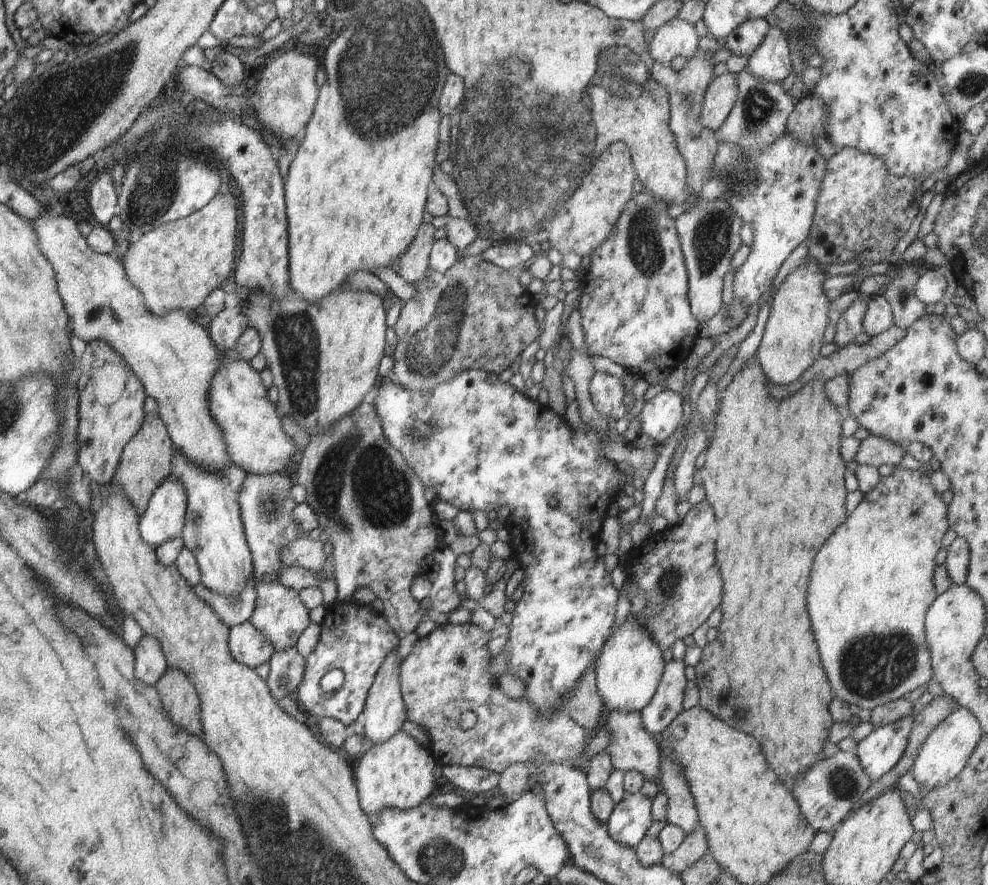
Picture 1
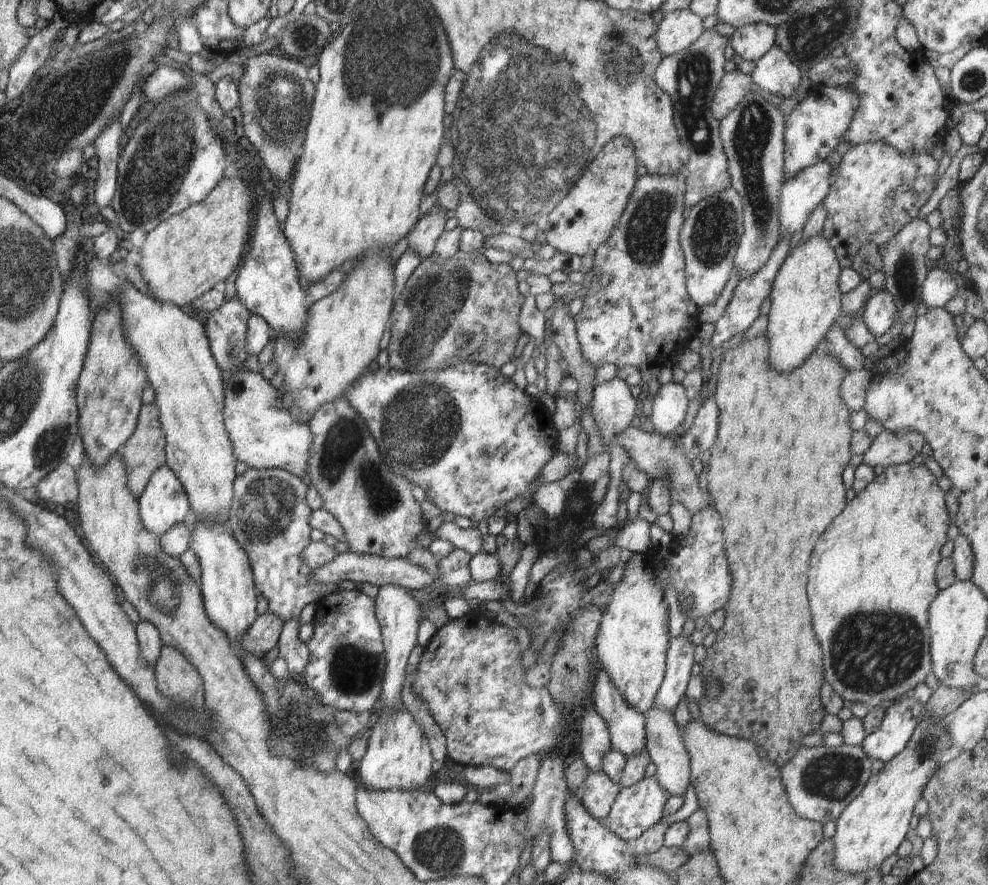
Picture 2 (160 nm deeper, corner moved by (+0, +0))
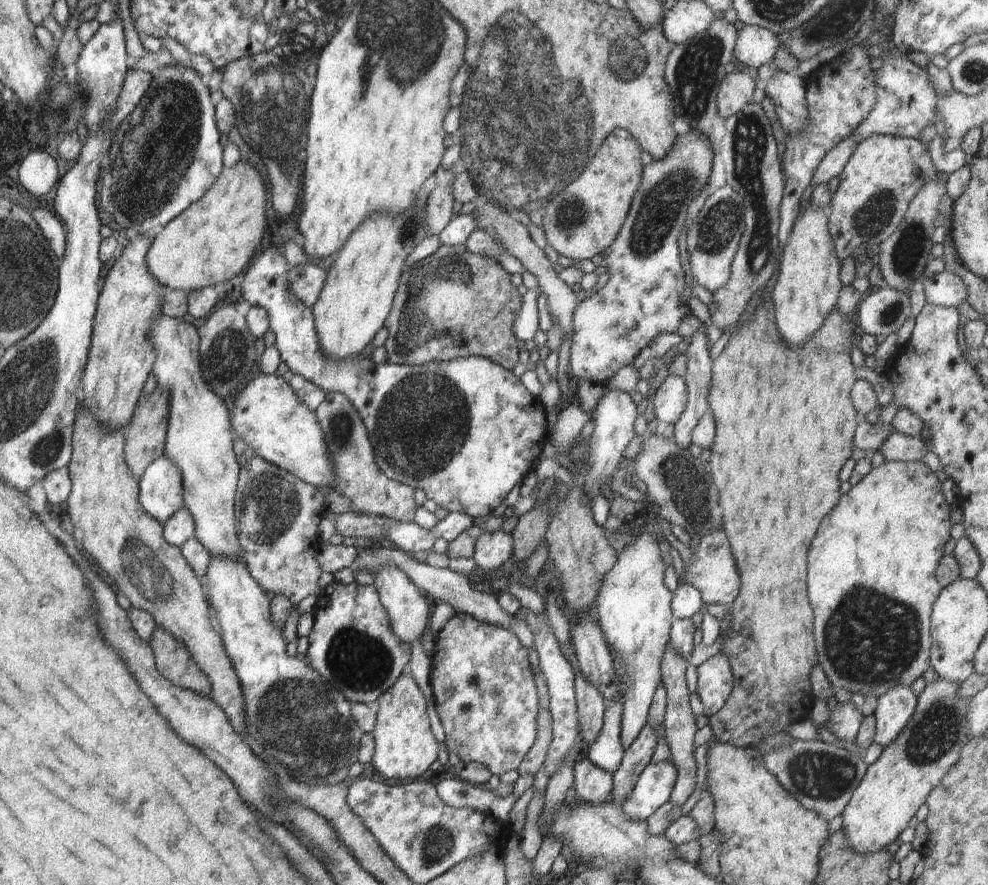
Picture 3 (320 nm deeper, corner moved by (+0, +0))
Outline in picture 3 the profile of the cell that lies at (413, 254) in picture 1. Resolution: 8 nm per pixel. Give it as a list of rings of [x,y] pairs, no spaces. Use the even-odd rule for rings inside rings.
[[[440,165],[435,170],[435,176],[436,188],[429,195],[425,206],[427,210],[427,236],[438,236],[454,216],[452,207],[454,206],[455,198],[452,191],[456,174]]]

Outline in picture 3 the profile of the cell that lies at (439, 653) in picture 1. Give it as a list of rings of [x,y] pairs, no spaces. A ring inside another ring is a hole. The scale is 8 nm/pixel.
[[[456,613],[444,626],[435,630],[434,642],[429,682],[449,752],[464,762],[474,760],[485,764],[496,776],[518,769],[537,735],[539,698],[529,650],[511,630],[486,624],[466,613]]]

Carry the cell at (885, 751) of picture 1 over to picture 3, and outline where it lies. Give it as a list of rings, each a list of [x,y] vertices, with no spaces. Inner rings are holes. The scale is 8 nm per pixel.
[[[898,685],[878,697],[873,740],[882,746],[889,745],[902,732],[916,710],[917,696],[911,687]]]

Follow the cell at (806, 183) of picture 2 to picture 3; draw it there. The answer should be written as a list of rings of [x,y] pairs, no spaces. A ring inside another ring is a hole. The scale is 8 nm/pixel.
[[[852,134],[833,146],[814,171],[812,181],[816,182],[818,186],[821,183],[829,182],[834,176],[840,175],[850,157],[854,154],[857,144],[858,142]]]

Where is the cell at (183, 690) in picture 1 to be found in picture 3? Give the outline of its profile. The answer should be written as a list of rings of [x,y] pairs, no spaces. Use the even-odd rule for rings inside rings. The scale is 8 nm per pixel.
[[[156,627],[149,638],[158,672],[177,687],[190,689],[202,696],[210,696],[211,682],[198,666],[183,642]]]

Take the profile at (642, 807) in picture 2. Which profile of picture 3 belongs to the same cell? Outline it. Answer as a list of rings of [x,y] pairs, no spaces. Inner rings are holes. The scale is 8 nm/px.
[[[672,761],[648,763],[620,808],[631,820],[646,821],[657,808],[669,801],[676,779],[677,768]]]

